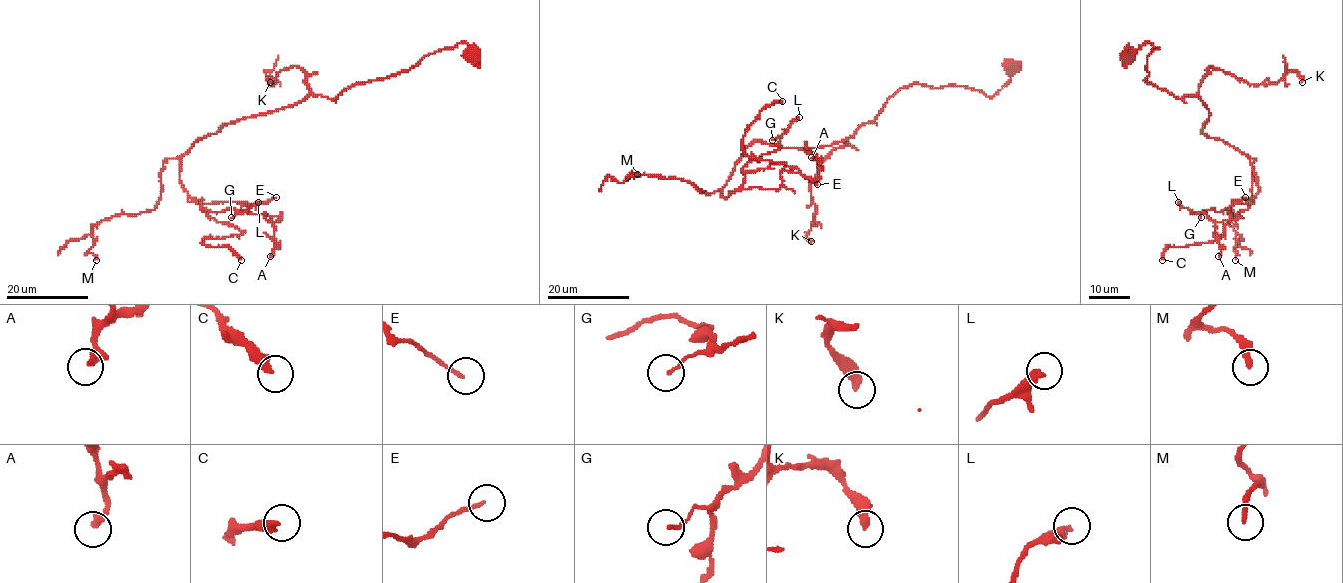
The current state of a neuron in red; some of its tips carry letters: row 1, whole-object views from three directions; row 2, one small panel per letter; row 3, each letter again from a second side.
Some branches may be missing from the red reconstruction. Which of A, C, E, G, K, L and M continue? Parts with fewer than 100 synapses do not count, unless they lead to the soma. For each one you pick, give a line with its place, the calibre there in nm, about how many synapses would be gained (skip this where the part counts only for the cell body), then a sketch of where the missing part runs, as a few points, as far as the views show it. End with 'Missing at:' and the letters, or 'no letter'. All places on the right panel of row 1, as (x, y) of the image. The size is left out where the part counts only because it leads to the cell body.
Missing at: no letter

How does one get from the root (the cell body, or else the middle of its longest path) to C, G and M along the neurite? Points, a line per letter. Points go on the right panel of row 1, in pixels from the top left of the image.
C: (1129, 56), (1158, 48), (1144, 81), (1197, 95), (1202, 133), (1259, 187), (1221, 238), (1162, 260)
G: (1129, 56), (1158, 48), (1144, 81), (1197, 95), (1209, 110), (1202, 133), (1249, 160), (1257, 195), (1201, 217)
M: (1129, 56), (1158, 48), (1144, 81), (1197, 95), (1209, 110), (1202, 133), (1254, 160), (1235, 260)

